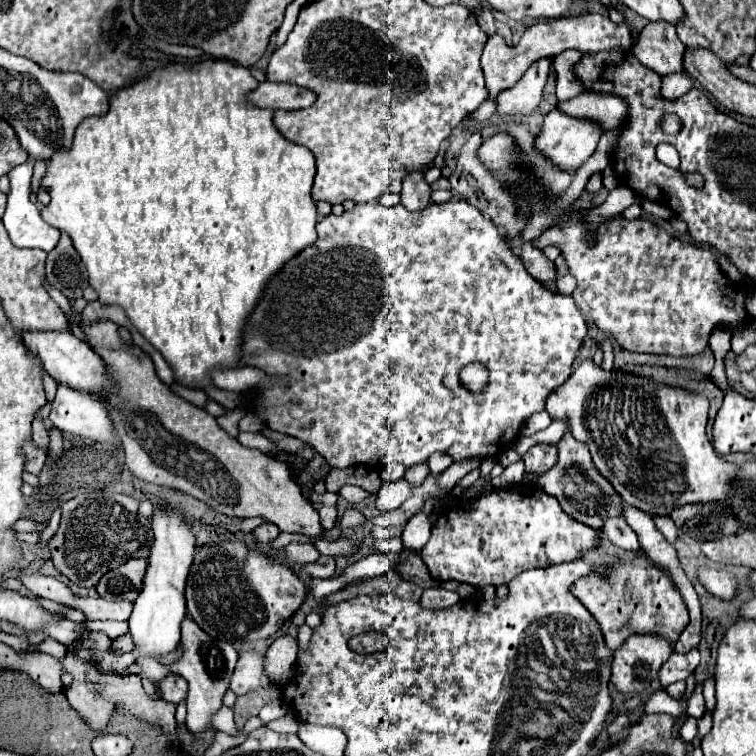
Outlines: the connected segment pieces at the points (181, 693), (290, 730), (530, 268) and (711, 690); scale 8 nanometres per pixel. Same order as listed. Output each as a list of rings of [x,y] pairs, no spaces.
[[[177,674],[165,676],[165,680],[161,680],[161,694],[163,694],[163,700],[179,704],[187,696],[187,684]]]
[[[283,716],[283,718],[277,718],[273,722],[267,724],[271,730],[275,732],[283,732],[283,734],[295,734],[297,732],[297,720],[293,716]]]
[[[525,242],[523,248],[521,248],[521,260],[527,268],[527,272],[541,280],[541,282],[555,282],[557,280],[557,270],[555,270],[555,264],[545,258],[543,250],[535,248],[531,242]]]
[[[707,676],[703,682],[703,694],[705,694],[705,706],[707,710],[715,708],[715,678]]]

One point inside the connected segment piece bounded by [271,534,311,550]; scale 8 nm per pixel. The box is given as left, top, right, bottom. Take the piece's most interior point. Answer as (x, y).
(282, 540)

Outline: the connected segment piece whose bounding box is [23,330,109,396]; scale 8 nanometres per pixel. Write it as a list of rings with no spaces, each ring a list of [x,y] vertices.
[[[69,330],[65,332],[25,332],[23,342],[29,350],[33,350],[47,370],[49,376],[59,380],[61,384],[67,384],[75,390],[85,390],[95,396],[103,396],[105,388],[109,388],[109,378],[105,374],[103,360],[79,338],[75,338]]]

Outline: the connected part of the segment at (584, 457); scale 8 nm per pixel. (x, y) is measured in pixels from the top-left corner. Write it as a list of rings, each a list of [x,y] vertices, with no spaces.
[[[569,432],[559,440],[559,462],[553,470],[539,476],[537,484],[551,496],[555,496],[561,504],[561,508],[577,522],[599,530],[603,526],[603,520],[609,516],[621,516],[623,500],[621,496],[609,486],[609,482],[593,468],[589,450],[583,442],[577,442]]]

